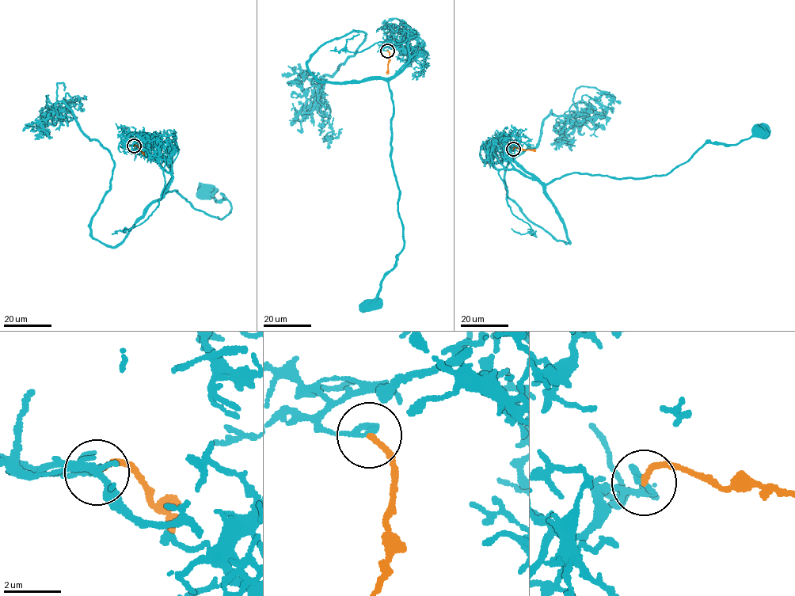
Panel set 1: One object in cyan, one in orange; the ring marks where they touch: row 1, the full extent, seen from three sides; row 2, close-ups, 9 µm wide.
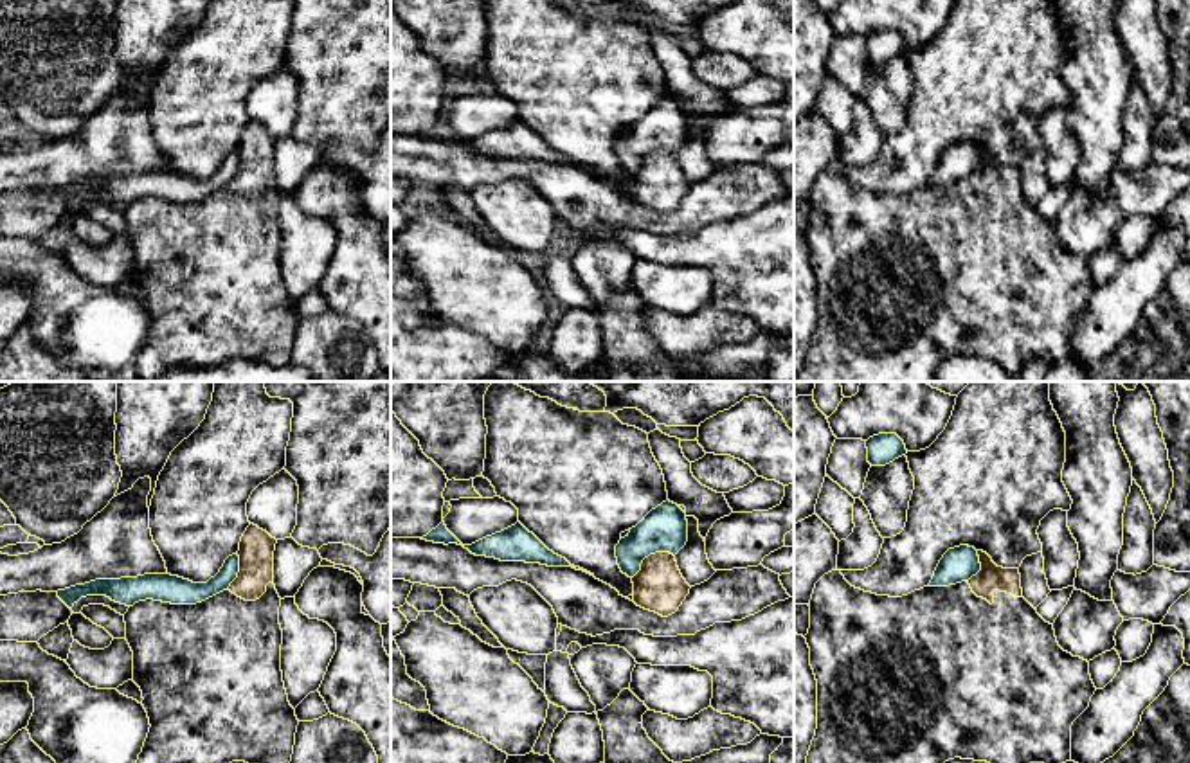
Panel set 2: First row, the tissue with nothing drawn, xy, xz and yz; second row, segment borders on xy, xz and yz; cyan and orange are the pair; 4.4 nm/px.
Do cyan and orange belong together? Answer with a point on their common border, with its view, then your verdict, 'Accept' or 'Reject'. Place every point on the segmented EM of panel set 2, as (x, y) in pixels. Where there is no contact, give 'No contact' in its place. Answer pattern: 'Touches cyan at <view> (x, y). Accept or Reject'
Touches cyan at xz (649, 555). Reject

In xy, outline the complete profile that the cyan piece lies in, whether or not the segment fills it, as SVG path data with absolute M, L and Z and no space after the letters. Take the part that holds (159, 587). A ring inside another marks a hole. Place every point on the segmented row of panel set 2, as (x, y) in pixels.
M238 552L229 556L220 572L207 583L193 583L171 574L144 574L121 579L95 579L58 590L58 597L72 606L86 596L106 596L115 603L133 606L139 601L153 599L171 605L196 605L230 587L239 572Z

